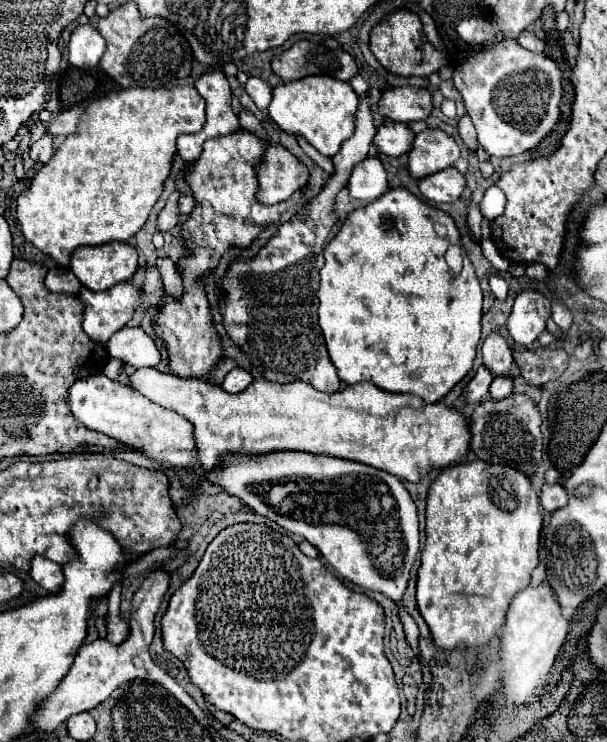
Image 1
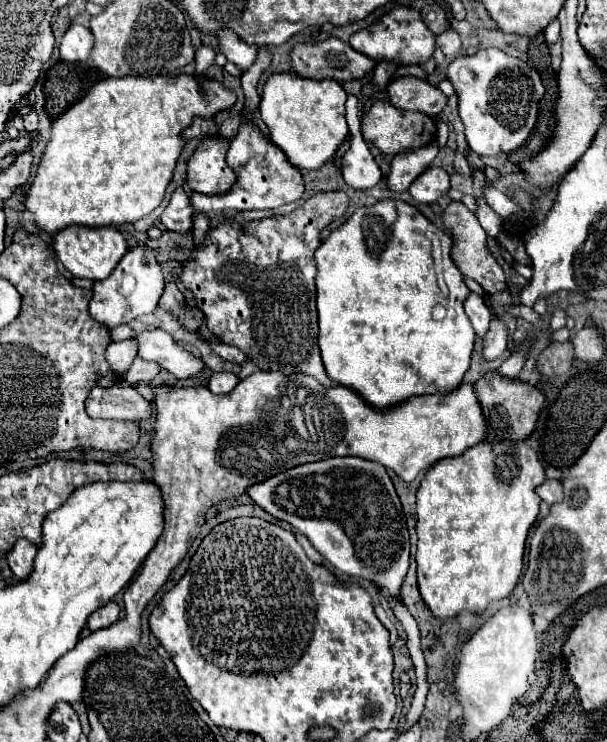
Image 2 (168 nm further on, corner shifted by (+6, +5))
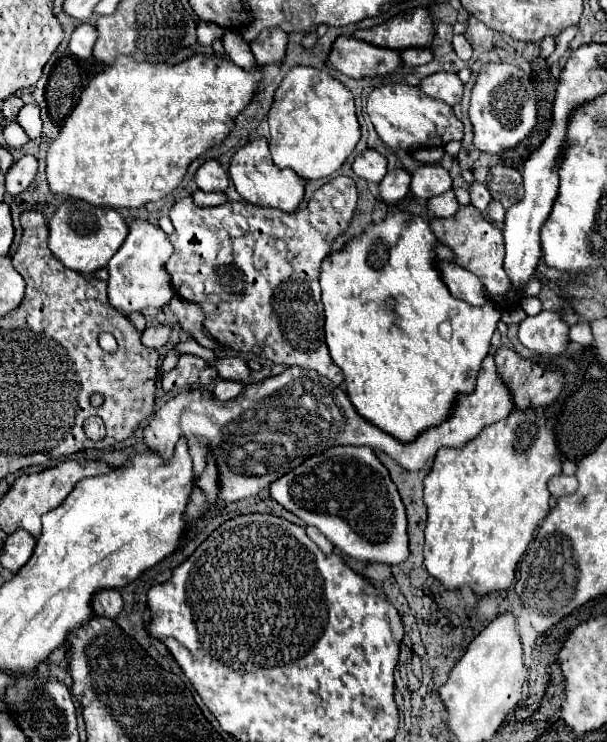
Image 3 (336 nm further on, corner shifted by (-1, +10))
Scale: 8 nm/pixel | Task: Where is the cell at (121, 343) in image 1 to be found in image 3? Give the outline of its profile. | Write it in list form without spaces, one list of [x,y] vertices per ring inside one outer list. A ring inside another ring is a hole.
[[[223,357],[217,363],[213,363],[213,367],[219,371],[221,379],[229,379],[229,381],[239,381],[243,385],[249,385],[251,379],[251,371],[247,367],[247,363],[243,359],[237,357]]]

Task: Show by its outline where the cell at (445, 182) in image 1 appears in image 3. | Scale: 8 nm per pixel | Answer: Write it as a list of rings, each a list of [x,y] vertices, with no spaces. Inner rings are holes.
[[[421,165],[411,175],[411,191],[415,197],[431,199],[449,189],[451,189],[451,177],[449,171],[445,171],[441,165]]]

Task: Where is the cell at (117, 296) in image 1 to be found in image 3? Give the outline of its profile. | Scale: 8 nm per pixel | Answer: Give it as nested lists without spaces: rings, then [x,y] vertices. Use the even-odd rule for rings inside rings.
[[[133,219],[129,225],[129,235],[119,251],[111,257],[107,271],[109,271],[109,303],[121,311],[123,315],[131,315],[133,311],[141,311],[145,307],[161,309],[165,307],[175,291],[171,289],[169,275],[165,271],[165,263],[171,257],[173,249],[167,235],[161,227],[151,225],[147,219]]]

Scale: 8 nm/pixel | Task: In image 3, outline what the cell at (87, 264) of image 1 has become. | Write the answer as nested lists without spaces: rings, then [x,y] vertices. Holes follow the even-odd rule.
[[[71,197],[57,207],[47,225],[49,225],[47,243],[51,253],[55,253],[55,257],[65,267],[71,267],[73,271],[79,273],[95,273],[97,269],[105,267],[127,237],[127,223],[115,209],[95,207]]]

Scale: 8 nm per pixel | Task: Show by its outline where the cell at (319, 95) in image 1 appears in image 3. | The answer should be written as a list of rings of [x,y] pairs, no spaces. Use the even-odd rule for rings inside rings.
[[[293,67],[275,91],[269,111],[269,151],[279,169],[293,169],[301,179],[313,181],[335,173],[359,143],[359,123],[351,91],[327,71]]]

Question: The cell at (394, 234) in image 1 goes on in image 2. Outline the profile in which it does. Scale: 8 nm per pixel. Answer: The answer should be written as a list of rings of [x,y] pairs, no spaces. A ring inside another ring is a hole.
[[[394,198],[380,200],[372,206],[358,208],[340,228],[330,232],[330,236],[316,250],[316,268],[318,268],[318,274],[316,274],[316,290],[318,290],[316,306],[318,306],[318,320],[320,320],[318,344],[320,344],[320,350],[322,350],[324,368],[326,368],[328,376],[332,380],[336,380],[338,384],[356,388],[356,392],[364,394],[372,402],[372,406],[392,406],[392,402],[400,402],[400,398],[410,398],[410,396],[416,396],[416,394],[448,394],[454,388],[458,388],[458,384],[462,382],[464,372],[470,366],[470,356],[472,356],[472,350],[474,350],[476,332],[472,330],[472,324],[470,324],[470,320],[464,312],[464,300],[470,294],[470,290],[464,282],[464,274],[454,266],[454,260],[450,258],[450,252],[452,252],[452,238],[446,232],[436,228],[412,204],[402,202],[402,200],[394,200]]]

